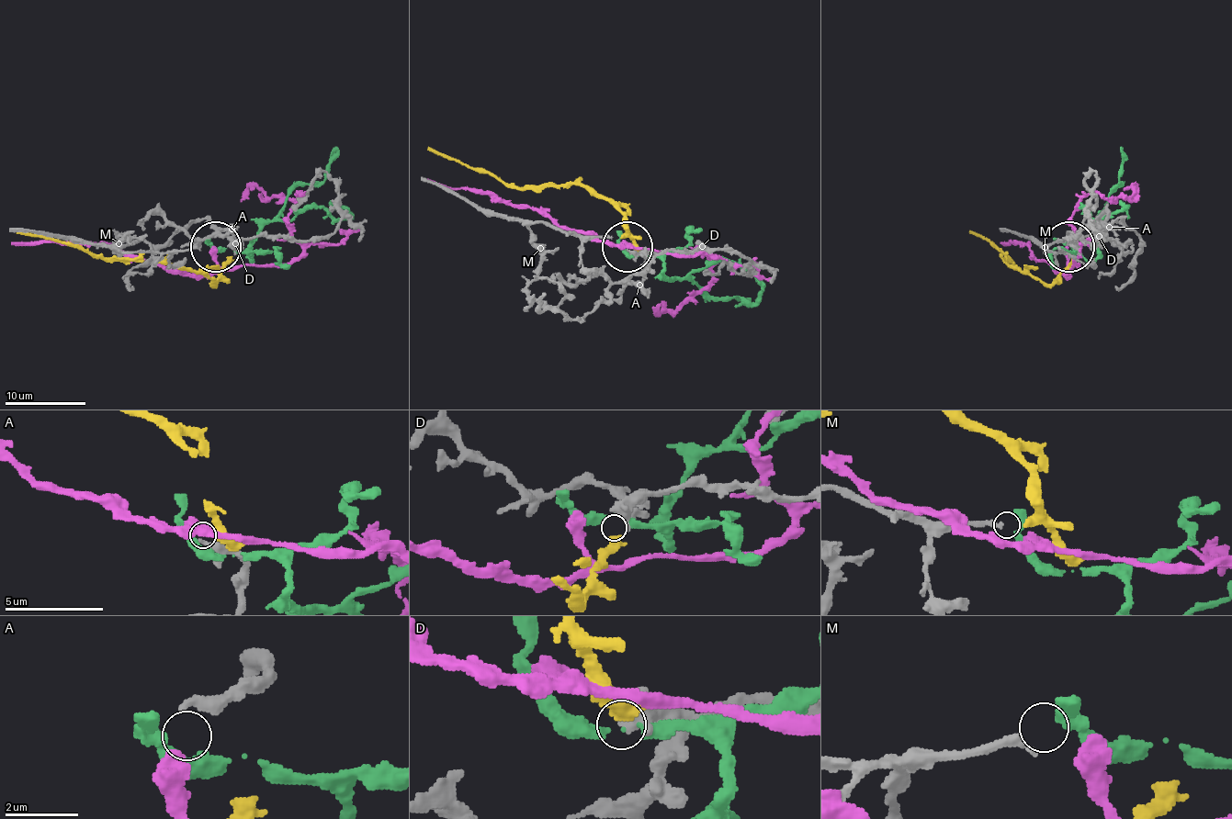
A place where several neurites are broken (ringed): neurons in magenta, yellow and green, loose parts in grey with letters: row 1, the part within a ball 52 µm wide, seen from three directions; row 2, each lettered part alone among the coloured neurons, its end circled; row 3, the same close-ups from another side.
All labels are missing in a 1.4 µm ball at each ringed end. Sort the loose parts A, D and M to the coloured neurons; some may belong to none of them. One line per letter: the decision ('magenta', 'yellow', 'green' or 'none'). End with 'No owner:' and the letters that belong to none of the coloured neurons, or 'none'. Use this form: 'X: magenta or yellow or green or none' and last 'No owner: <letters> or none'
A: magenta
D: yellow
M: green
No owner: none

